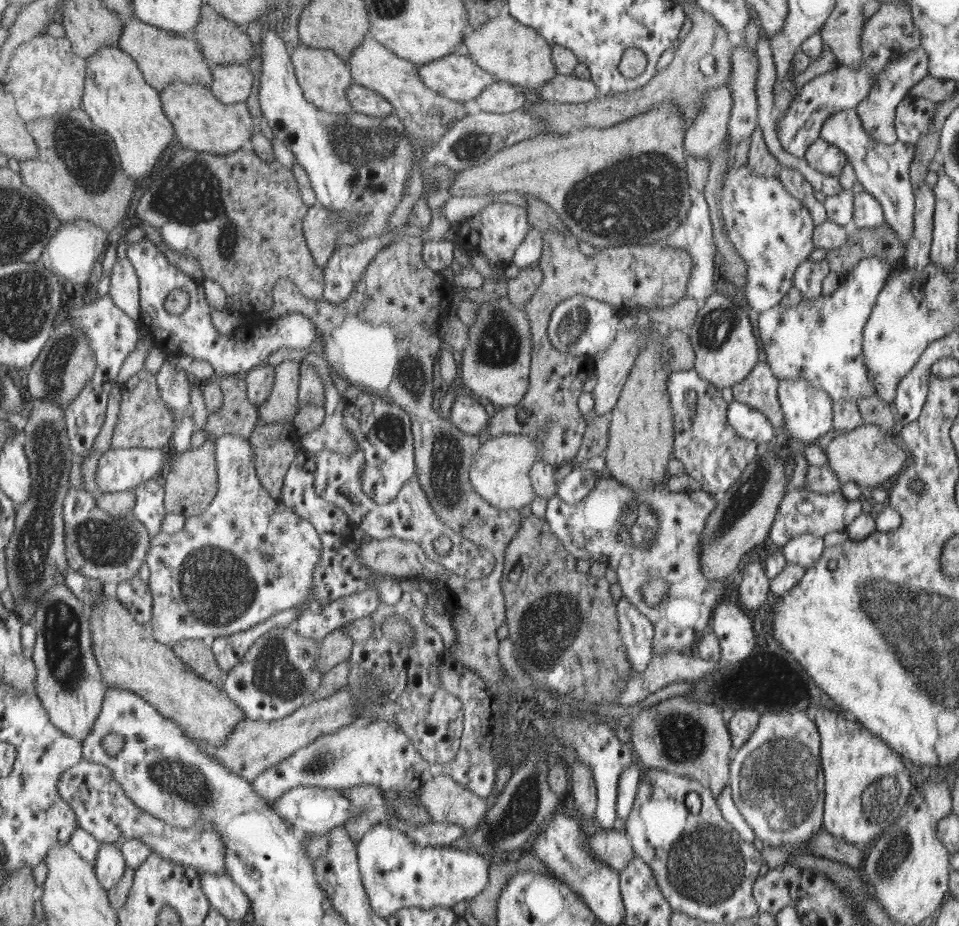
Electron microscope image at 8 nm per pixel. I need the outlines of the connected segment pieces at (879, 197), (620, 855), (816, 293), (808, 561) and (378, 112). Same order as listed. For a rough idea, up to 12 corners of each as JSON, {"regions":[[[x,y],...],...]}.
{"regions":[[[854,108],[819,138],[845,154],[902,248],[912,240],[916,146],[874,140]],[[621,829],[594,833],[587,845],[621,871],[634,858]],[[807,259],[792,286],[802,300],[816,302],[832,268],[826,260]],[[821,536],[791,538],[781,549],[788,563],[807,569],[821,557]],[[352,82],[346,93],[355,112],[383,119],[393,112],[385,96]]]}

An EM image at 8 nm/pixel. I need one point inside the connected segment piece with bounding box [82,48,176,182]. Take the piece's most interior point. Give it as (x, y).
(117, 97)

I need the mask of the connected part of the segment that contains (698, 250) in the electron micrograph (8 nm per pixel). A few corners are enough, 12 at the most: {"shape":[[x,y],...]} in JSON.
{"shape":[[695,192],[667,246],[692,256],[684,298],[715,294],[718,266],[708,203]]}

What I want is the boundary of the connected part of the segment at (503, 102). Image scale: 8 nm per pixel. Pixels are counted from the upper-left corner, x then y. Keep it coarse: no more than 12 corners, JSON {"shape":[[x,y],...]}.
{"shape":[[494,82],[478,96],[480,110],[510,113],[526,103],[511,83]]}

